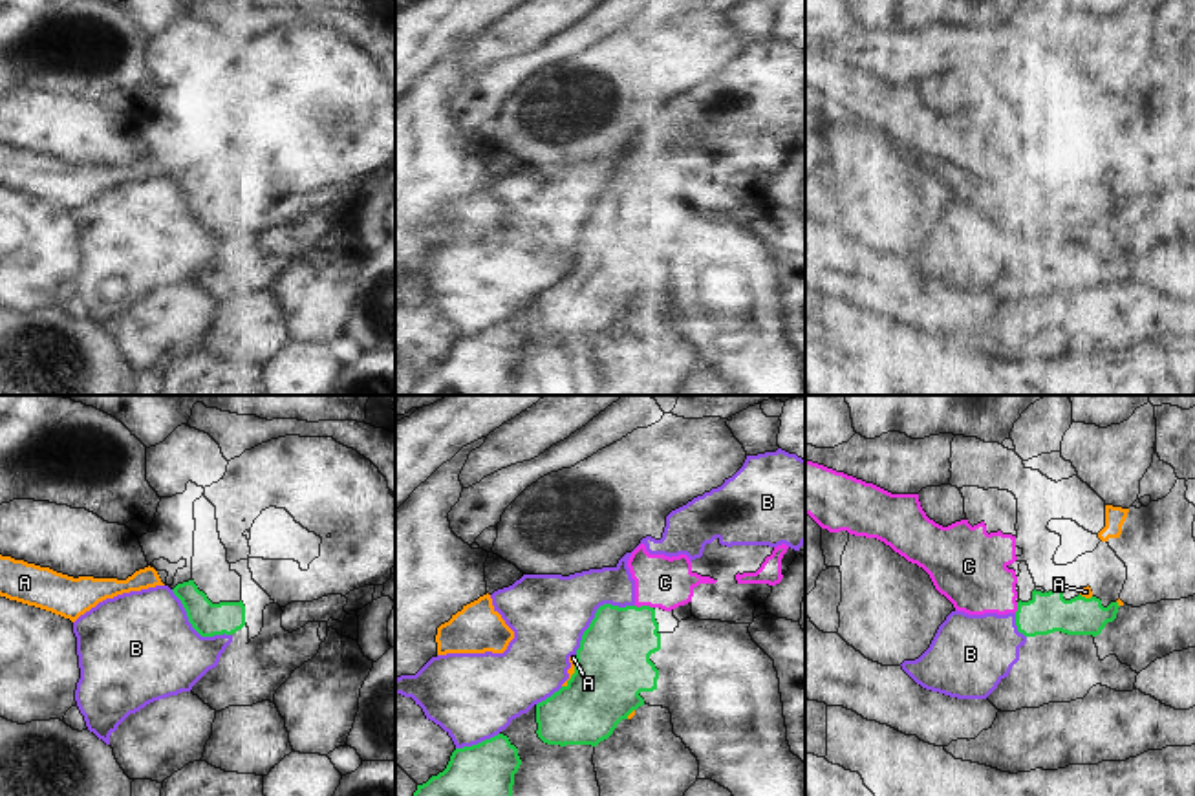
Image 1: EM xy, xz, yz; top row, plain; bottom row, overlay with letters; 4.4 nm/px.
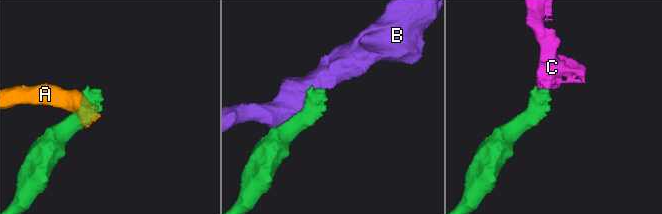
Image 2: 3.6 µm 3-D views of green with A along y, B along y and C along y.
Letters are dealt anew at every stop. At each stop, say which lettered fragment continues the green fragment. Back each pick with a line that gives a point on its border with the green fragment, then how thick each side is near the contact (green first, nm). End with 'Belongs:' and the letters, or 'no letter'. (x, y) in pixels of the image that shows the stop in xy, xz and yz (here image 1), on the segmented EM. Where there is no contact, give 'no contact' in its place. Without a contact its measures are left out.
C: meets green in xz at (645, 606); 320 nm thick on the green side, 220 nm on the other
Belongs: C

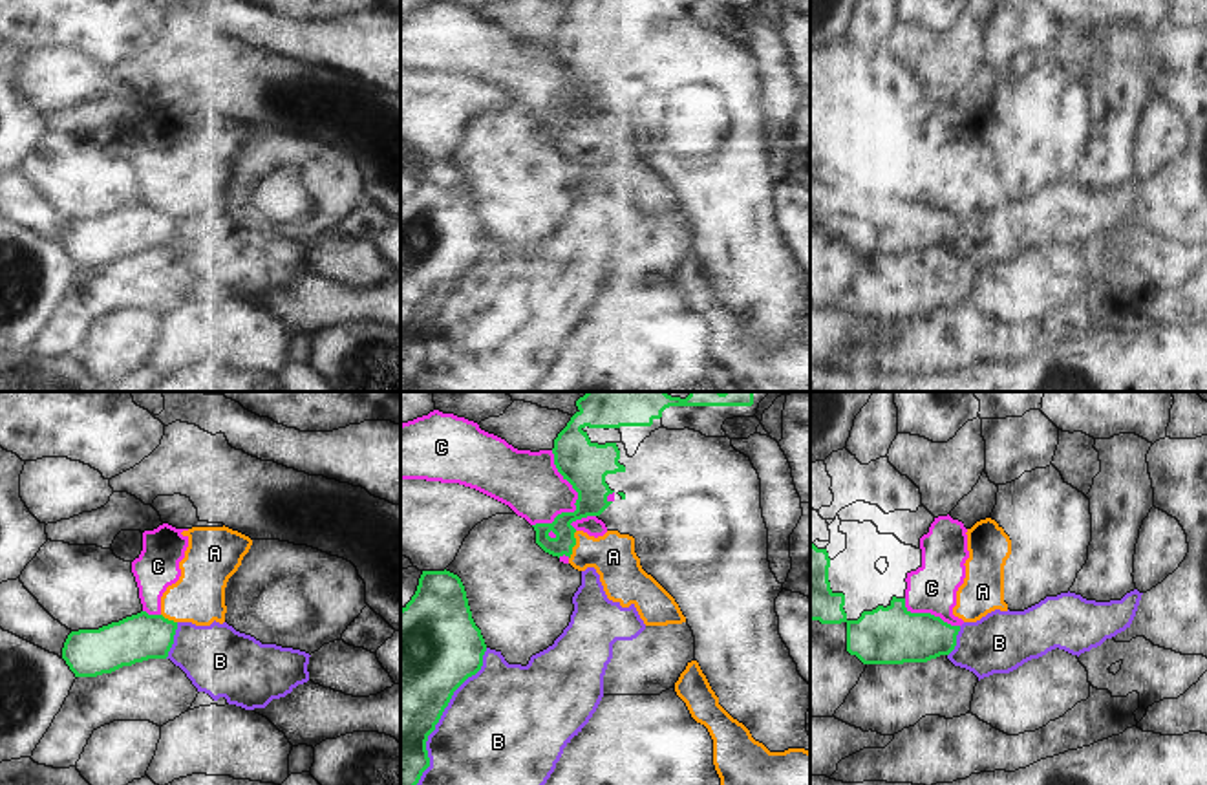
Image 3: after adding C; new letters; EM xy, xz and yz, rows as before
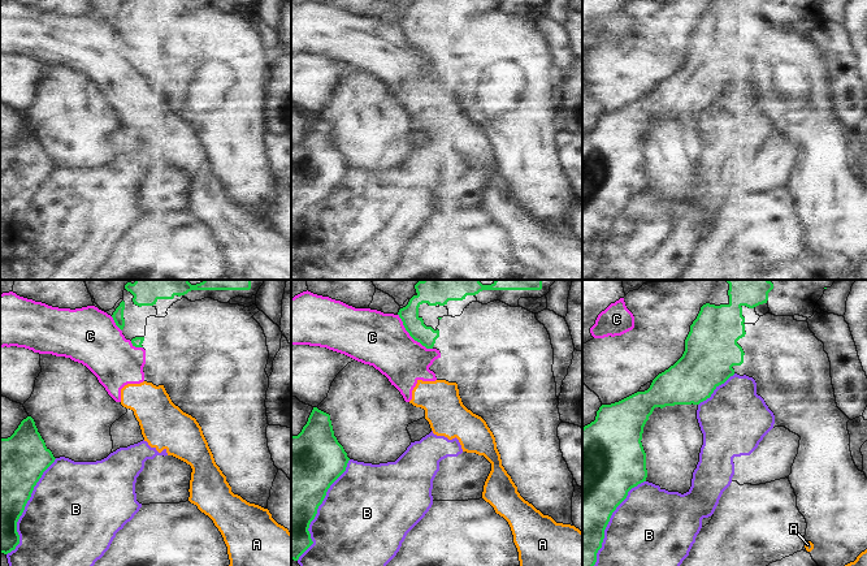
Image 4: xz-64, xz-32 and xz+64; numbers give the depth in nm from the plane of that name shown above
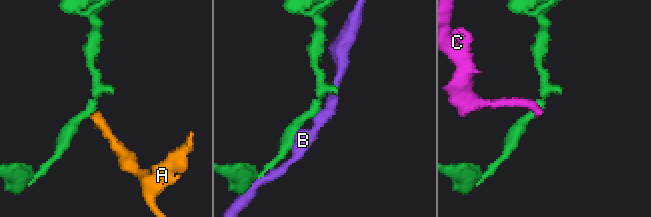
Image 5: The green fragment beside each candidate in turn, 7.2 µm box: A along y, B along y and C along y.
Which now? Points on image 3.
Belongs: no letter

